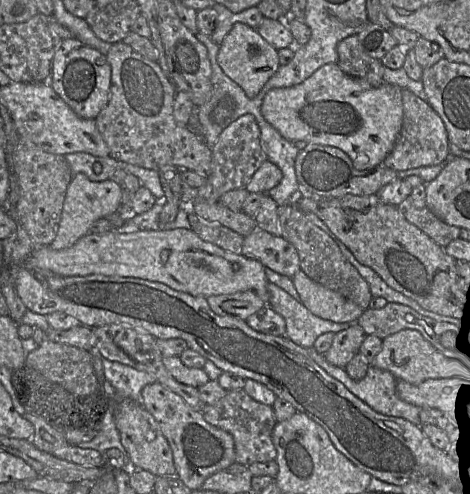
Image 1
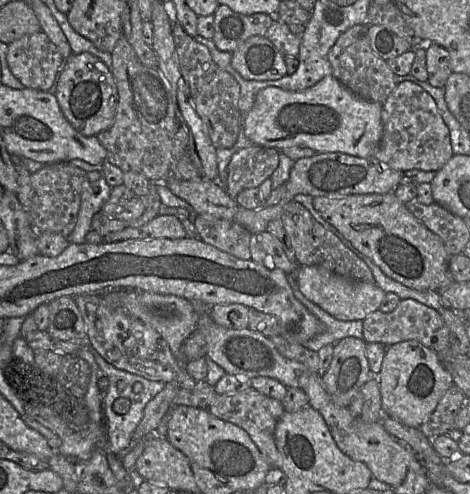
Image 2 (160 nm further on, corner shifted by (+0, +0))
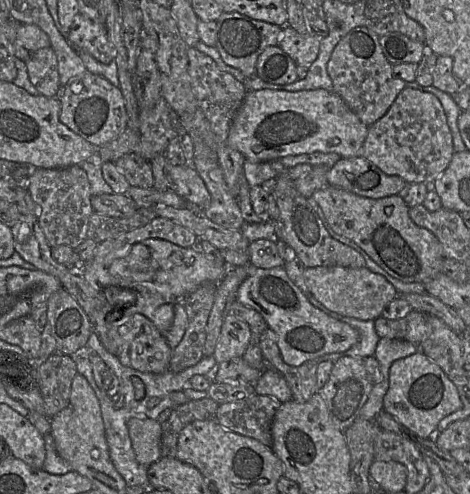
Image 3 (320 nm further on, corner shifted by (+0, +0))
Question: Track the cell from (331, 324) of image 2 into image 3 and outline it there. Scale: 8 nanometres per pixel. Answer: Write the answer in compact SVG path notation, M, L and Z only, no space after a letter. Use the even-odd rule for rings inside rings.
M309 293L304 294L313 306L325 312L328 316L349 324L350 326L355 328L359 333L359 341L353 347L344 352L336 352L322 355L316 358L316 364L319 364L320 362L327 360L335 362L342 356L366 358L375 355L375 349L380 337L377 335L375 331L374 320L359 320L356 318L342 316L336 312L327 309Z

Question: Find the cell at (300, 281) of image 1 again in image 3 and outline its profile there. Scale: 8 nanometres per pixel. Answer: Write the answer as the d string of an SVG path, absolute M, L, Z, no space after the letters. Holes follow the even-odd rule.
M305 267L304 279L311 294L327 309L359 320L375 320L381 316L384 307L398 296L392 284L366 267Z

